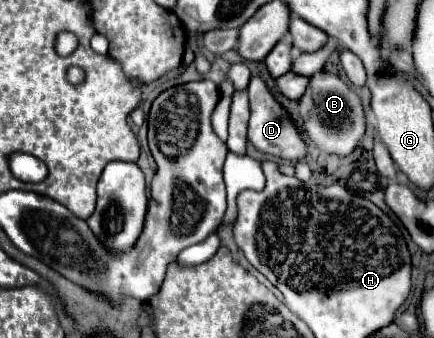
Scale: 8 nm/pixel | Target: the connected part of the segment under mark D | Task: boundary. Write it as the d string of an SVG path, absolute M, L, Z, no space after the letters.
M252 77L248 85L248 95L250 95L250 123L248 123L248 141L262 153L286 159L286 161L302 161L308 155L308 147L294 125L292 117L284 111L284 107L276 101L274 93L266 87L262 77Z

